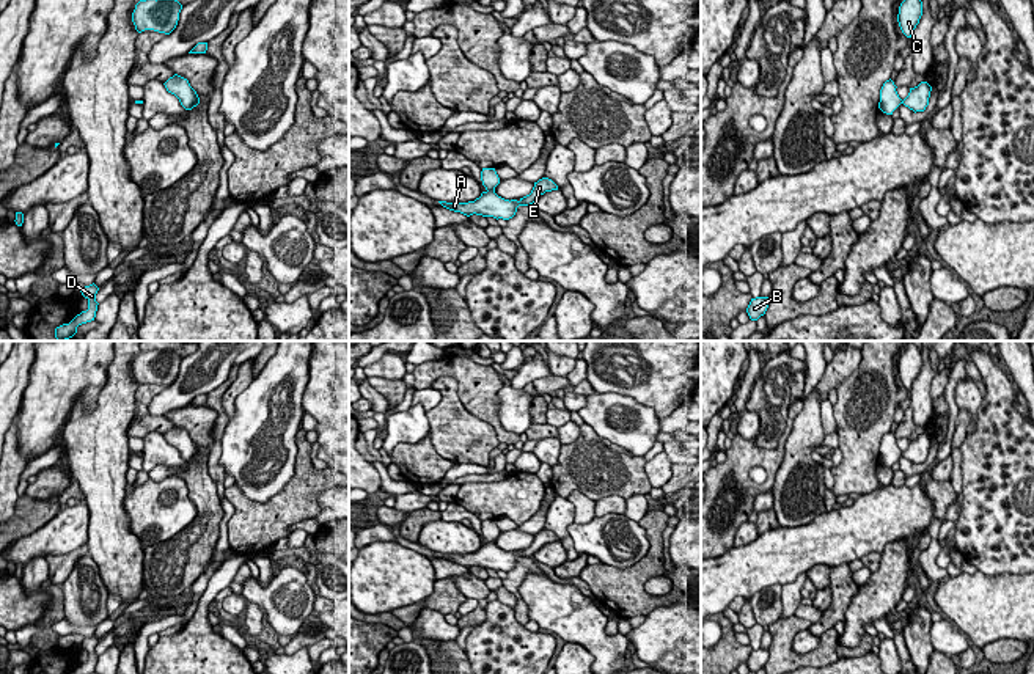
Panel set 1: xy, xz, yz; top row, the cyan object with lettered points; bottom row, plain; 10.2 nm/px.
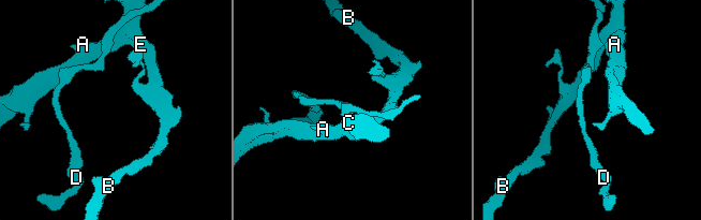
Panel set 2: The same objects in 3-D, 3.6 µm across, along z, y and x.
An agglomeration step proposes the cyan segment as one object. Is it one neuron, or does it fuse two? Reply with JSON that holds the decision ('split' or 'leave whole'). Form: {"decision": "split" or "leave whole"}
{"decision": "split"}

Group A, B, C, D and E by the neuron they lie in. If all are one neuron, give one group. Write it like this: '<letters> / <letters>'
A B C E / D

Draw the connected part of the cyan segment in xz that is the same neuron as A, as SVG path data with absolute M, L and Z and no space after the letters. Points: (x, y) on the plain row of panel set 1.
M542 529L537 534L534 534L534 539L530 547L517 551L504 551L495 545L495 542L482 544L479 550L468 555L446 555L438 553L443 559L460 564L467 569L476 566L482 569L493 569L493 570L503 570L509 572L515 567L519 558L530 558L533 556L541 547L545 544L558 542L558 537L548 531Z

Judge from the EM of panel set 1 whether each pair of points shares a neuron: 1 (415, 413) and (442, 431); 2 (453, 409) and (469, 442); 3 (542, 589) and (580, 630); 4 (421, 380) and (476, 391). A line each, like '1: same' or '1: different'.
1: different
2: same
3: same
4: same

